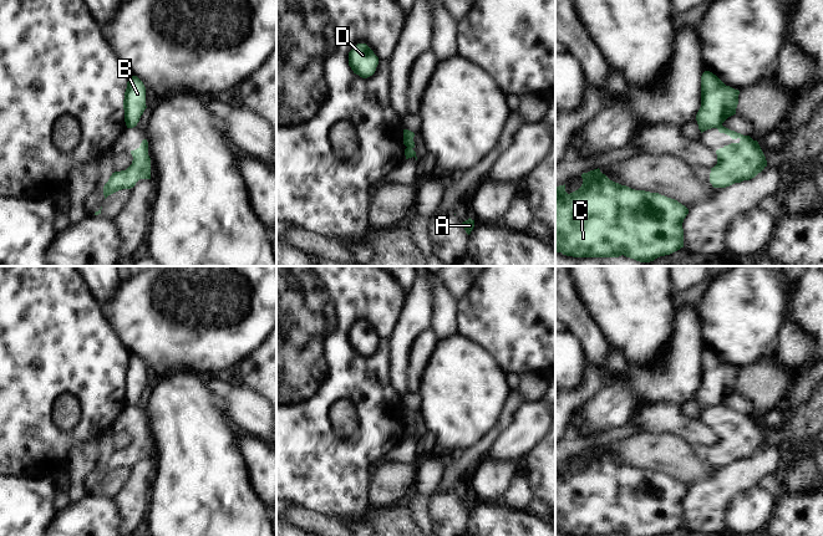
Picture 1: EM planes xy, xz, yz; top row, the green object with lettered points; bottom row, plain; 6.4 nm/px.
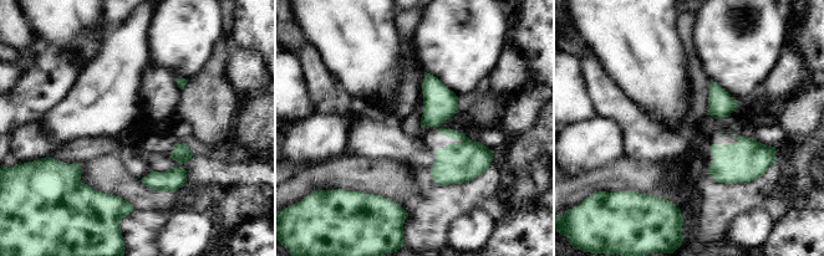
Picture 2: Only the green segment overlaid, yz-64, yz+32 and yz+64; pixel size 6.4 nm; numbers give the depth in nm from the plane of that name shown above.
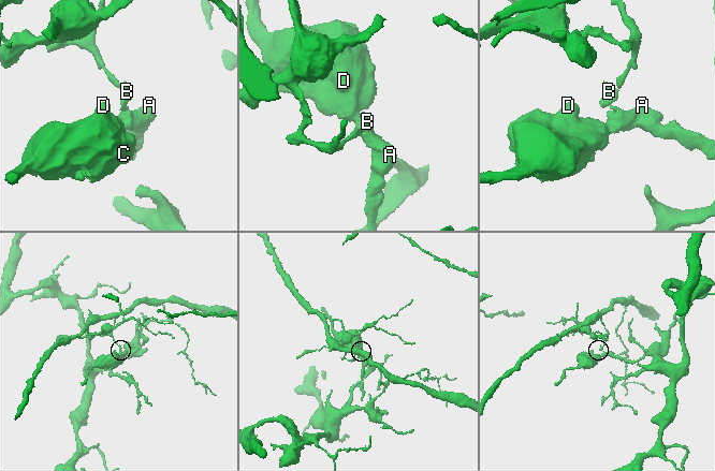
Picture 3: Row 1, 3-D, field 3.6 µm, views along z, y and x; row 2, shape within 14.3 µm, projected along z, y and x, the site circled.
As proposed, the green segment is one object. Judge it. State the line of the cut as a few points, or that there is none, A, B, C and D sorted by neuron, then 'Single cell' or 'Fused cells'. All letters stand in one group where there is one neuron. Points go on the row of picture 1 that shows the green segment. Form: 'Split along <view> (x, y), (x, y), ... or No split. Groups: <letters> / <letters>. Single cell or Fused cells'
Split along yz (721, 123), (715, 127). Groups: A C D / B. Fused cells.

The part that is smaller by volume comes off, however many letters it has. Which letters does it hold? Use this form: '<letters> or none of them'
A, C, D.

